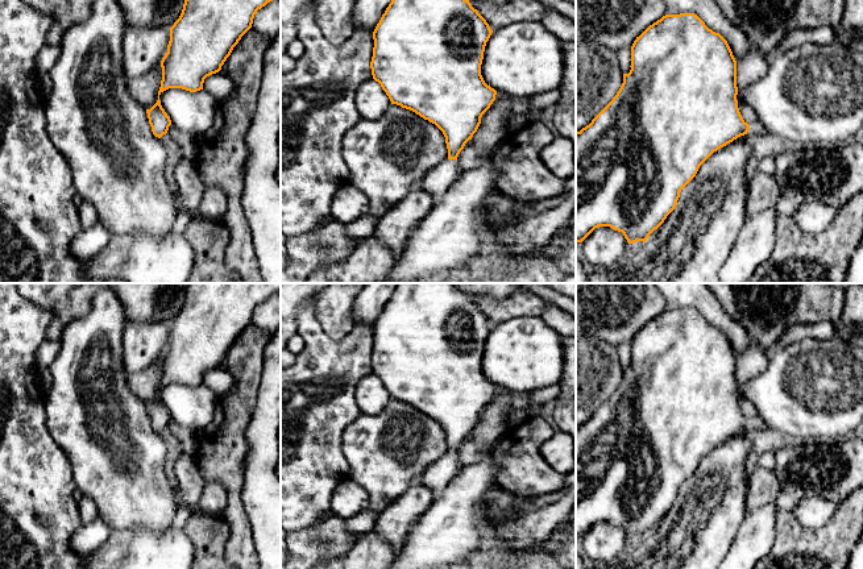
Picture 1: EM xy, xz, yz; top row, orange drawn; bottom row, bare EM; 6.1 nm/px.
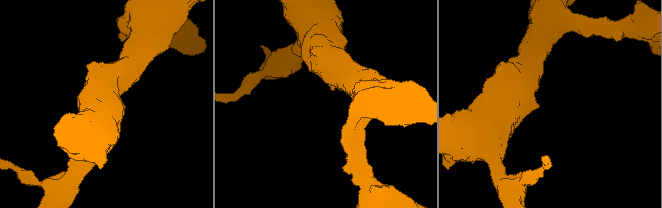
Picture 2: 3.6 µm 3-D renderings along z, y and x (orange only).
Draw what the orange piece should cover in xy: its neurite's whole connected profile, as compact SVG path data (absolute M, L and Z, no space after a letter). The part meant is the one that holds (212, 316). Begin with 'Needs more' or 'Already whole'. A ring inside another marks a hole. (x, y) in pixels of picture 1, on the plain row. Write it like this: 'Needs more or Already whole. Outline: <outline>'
Already whole. Outline: M188 283L187 284L182 308L181 308L179 313L174 317L174 320L170 323L170 336L167 340L167 348L165 349L165 352L161 356L162 375L161 375L161 382L158 386L158 395L150 404L146 404L149 419L152 421L152 427L155 432L161 433L163 429L166 429L169 425L169 421L171 420L170 412L167 411L167 408L165 407L165 404L161 400L159 390L169 383L182 383L182 385L186 385L190 387L196 387L196 386L203 385L204 374L221 365L221 361L224 360L227 353L231 350L233 342L238 339L241 332L252 323L253 313L254 313L254 310L257 308L257 306L261 304L262 302L265 302L267 298L270 298L275 294L279 294L279 292L281 292L281 283Z

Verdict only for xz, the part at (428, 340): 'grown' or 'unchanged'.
grown

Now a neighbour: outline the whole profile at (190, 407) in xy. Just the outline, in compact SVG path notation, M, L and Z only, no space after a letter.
M169 383L161 387L159 395L171 419L182 428L199 432L213 420L219 398L206 385Z

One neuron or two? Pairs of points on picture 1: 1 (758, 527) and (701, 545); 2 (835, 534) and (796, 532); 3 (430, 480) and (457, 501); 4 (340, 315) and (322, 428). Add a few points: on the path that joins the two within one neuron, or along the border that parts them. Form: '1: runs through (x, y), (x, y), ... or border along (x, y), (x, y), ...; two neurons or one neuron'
1: border along (747, 513), (733, 544), (725, 555); two neurons
2: runs through (826, 536), (805, 536); one neuron
3: border along (457, 470), (444, 486), (435, 491); two neurons
4: border along (316, 316), (332, 339), (341, 340), (349, 333); two neurons

